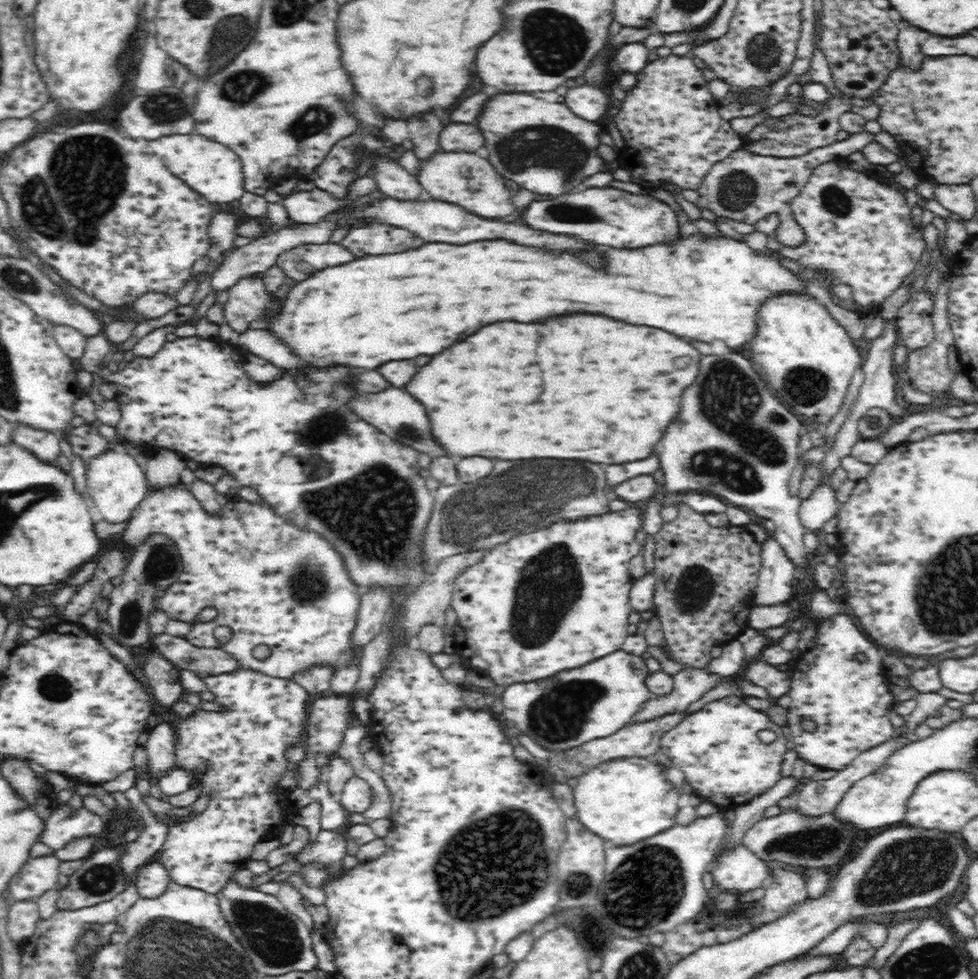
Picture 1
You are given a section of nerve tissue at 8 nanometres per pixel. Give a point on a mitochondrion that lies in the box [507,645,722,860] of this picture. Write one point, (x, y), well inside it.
(559, 715)

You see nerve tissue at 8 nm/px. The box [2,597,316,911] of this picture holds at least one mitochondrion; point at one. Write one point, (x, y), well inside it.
(98, 880)

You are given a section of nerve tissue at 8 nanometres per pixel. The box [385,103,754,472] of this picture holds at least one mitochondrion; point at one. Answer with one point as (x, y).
(550, 147)

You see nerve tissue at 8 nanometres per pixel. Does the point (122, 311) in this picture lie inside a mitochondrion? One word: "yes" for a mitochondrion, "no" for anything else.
no

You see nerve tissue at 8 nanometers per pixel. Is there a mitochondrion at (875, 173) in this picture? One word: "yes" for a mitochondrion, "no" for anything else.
no

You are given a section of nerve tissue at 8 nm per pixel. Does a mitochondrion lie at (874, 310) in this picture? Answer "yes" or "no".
no

